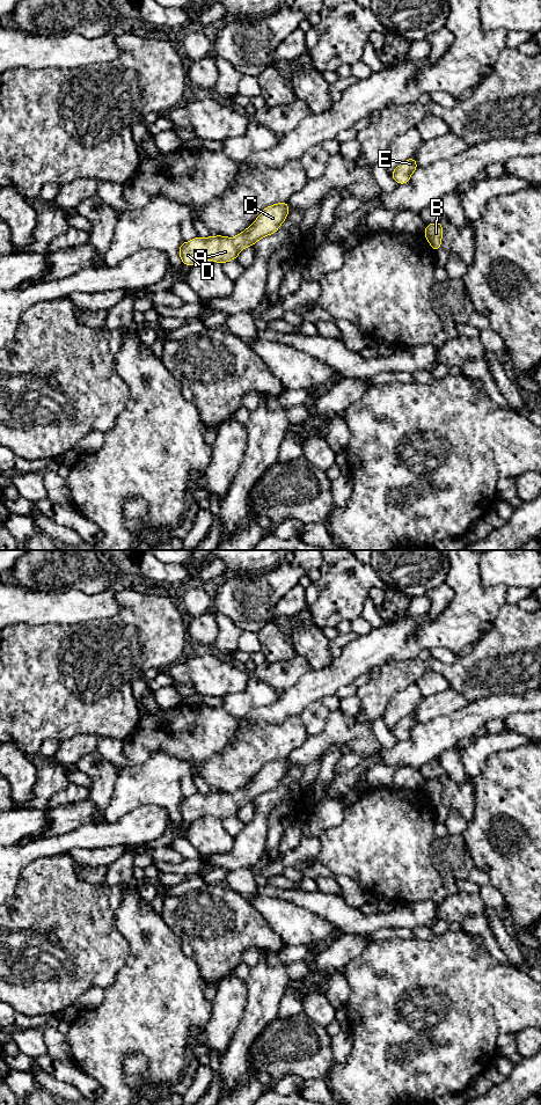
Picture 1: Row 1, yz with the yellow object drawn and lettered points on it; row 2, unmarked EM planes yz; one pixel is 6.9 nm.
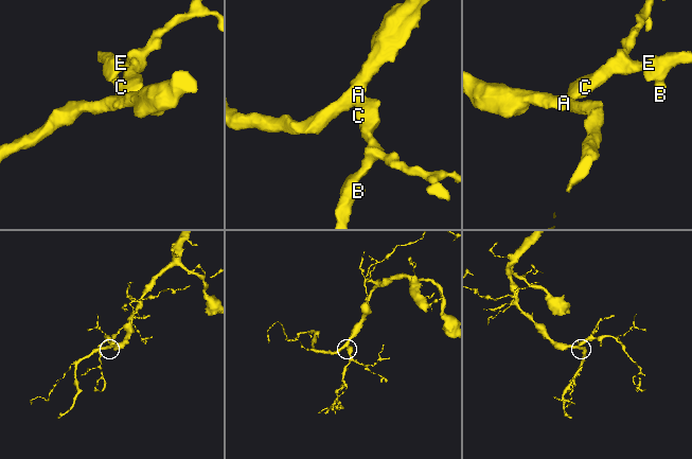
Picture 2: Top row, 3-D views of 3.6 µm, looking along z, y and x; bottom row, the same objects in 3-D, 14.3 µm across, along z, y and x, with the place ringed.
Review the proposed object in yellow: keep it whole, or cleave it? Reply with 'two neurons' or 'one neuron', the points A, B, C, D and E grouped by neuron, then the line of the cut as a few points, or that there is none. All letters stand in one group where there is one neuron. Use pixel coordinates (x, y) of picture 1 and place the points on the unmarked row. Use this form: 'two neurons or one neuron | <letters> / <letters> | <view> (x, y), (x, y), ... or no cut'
one neuron | A B C D E | no cut

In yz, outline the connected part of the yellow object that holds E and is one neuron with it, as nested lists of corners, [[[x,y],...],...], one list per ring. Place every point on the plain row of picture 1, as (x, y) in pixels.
[[[410,714],[397,722],[390,732],[397,738],[397,740],[405,740],[410,737],[412,729],[418,724],[415,714]]]

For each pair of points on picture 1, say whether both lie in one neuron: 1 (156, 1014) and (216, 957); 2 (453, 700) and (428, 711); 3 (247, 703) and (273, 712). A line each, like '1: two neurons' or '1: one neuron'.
1: two neurons
2: one neuron
3: two neurons

